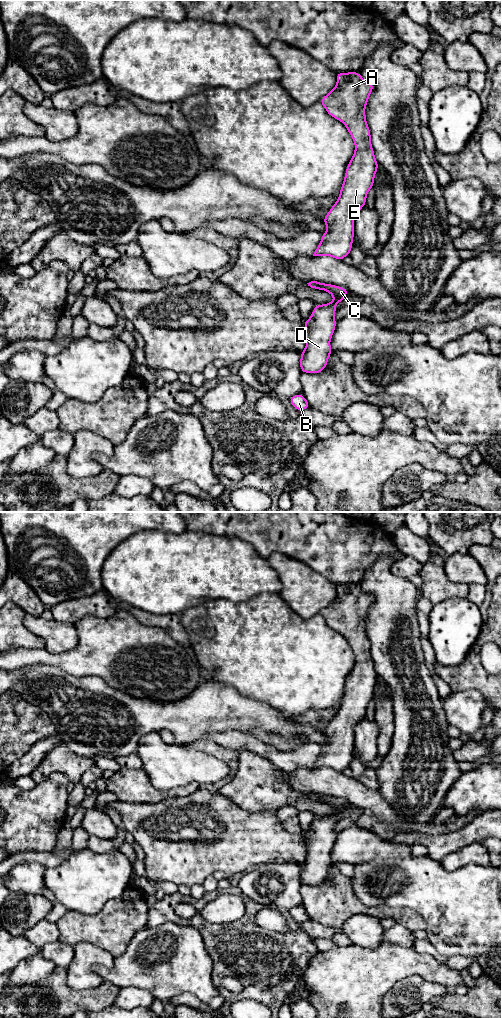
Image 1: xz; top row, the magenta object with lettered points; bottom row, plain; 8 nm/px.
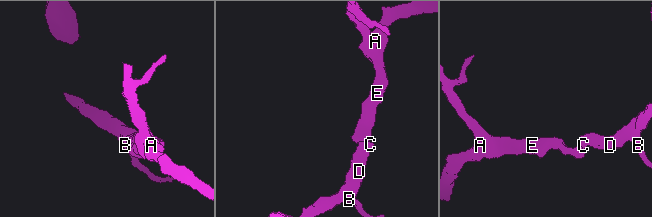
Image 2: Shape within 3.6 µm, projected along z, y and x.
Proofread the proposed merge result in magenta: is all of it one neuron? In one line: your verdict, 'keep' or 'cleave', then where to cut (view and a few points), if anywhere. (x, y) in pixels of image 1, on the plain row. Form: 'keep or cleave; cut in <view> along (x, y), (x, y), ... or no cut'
keep; no cut

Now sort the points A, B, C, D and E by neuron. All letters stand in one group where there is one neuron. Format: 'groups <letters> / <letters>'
groups A B C D E

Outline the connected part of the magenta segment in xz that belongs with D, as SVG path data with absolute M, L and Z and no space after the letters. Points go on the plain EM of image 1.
M311 793L307 795L313 801L324 802L335 811L327 816L315 817L310 830L303 834L307 850L305 861L301 864L300 881L302 885L317 886L322 884L332 866L330 853L337 833L334 831L336 816L345 813L349 805L344 799Z

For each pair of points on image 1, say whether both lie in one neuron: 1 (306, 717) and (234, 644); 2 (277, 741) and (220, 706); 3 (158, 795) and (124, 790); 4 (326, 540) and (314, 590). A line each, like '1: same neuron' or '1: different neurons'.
1: different neurons
2: different neurons
3: same neuron
4: different neurons

